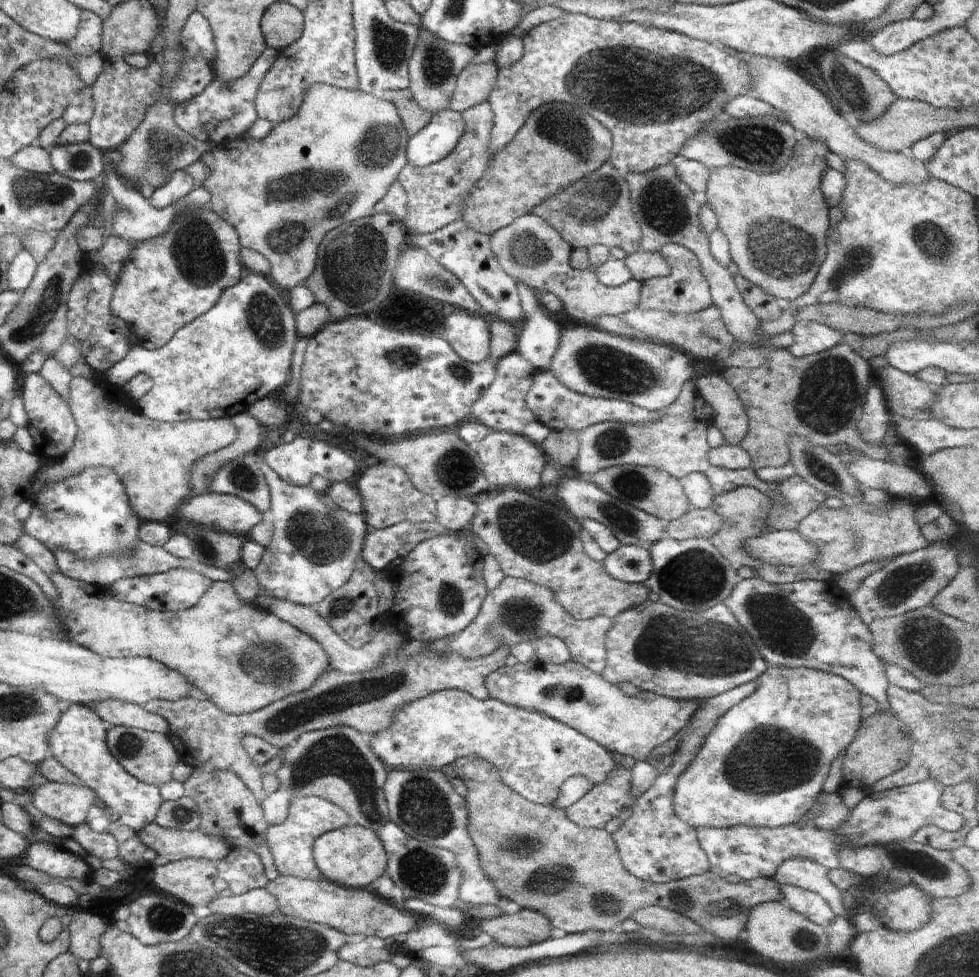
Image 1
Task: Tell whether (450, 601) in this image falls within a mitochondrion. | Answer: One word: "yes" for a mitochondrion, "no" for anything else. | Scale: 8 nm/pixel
yes

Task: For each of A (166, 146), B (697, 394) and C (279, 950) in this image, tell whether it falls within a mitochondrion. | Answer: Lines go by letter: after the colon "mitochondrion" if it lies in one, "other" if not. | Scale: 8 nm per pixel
A: mitochondrion
B: other
C: mitochondrion

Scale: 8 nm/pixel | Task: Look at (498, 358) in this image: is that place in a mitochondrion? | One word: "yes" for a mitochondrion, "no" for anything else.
no

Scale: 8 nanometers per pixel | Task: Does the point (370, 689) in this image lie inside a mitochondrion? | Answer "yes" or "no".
yes

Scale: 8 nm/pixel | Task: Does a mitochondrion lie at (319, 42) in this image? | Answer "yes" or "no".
no

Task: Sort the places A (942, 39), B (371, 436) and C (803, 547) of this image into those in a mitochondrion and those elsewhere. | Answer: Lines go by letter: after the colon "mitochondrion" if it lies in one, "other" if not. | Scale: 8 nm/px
A: other
B: other
C: other

